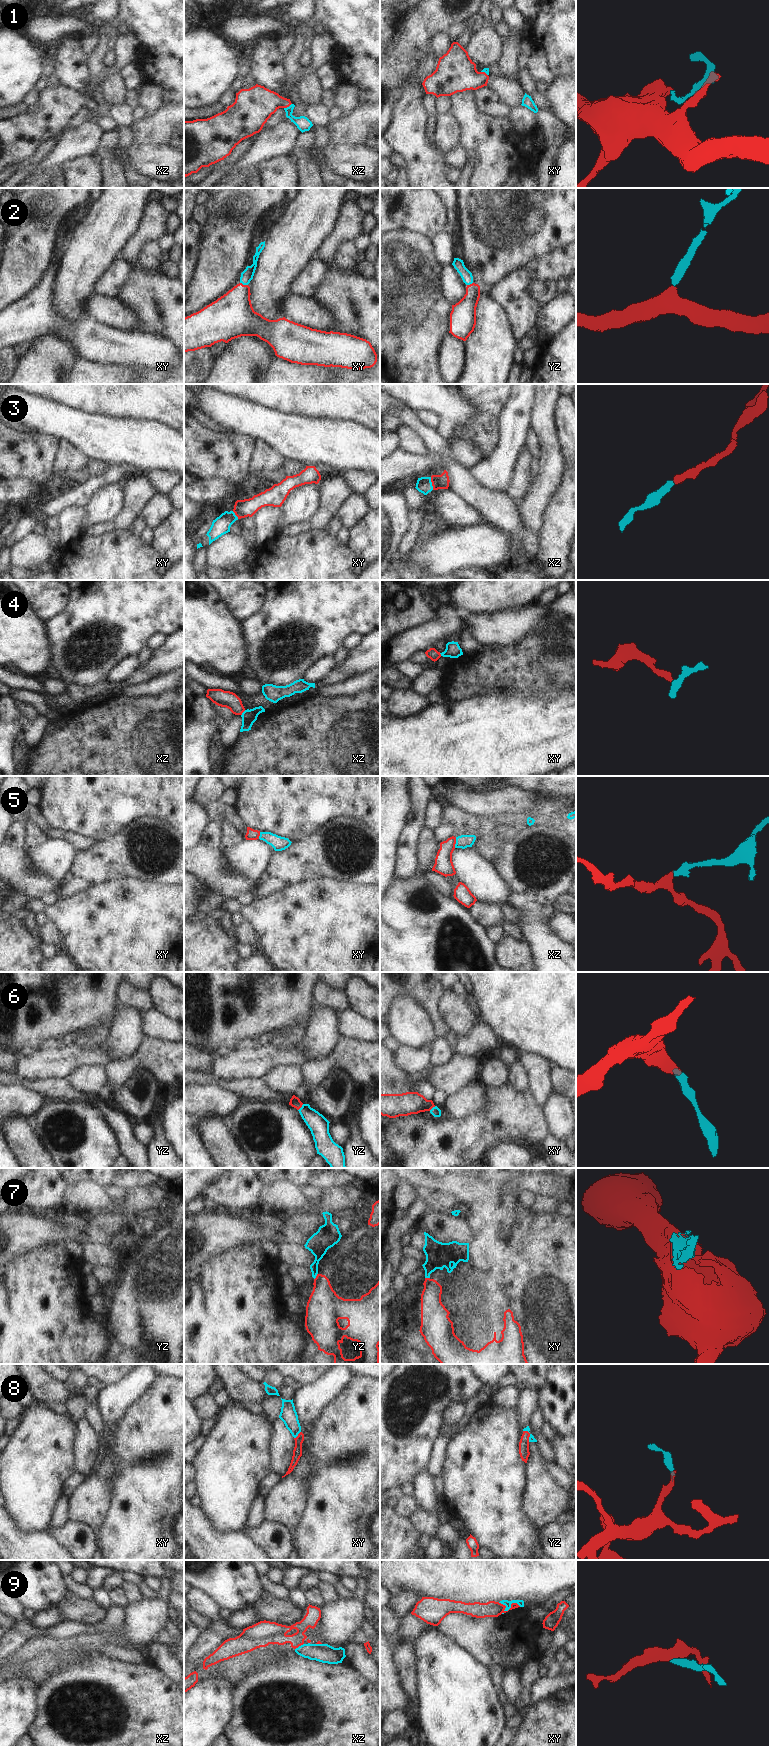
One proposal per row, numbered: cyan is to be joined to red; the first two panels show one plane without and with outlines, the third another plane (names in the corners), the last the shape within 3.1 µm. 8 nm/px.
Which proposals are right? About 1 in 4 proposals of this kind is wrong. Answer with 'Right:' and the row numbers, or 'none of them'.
Right: 1, 2, 3, 4, 5, 6, 9.

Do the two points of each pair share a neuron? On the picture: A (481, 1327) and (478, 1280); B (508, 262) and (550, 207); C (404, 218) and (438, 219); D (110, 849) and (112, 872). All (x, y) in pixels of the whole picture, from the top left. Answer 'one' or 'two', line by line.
A: one
B: one
C: one
D: one

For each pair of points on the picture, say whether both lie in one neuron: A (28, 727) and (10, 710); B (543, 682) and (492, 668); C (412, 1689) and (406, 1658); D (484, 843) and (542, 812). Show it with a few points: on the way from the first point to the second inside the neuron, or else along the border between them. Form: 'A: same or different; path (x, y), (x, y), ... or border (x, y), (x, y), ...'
A: different; border (22, 715), (20, 734)
B: same; path (530, 669), (505, 668)
C: same; path (411, 1681), (408, 1666)
D: same; path (499, 840), (506, 837), (527, 813)

